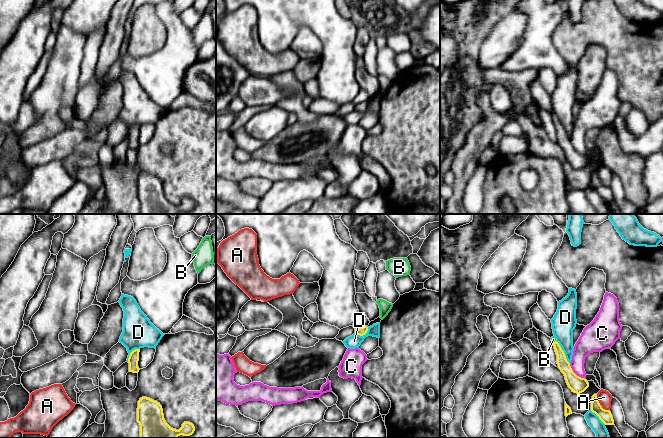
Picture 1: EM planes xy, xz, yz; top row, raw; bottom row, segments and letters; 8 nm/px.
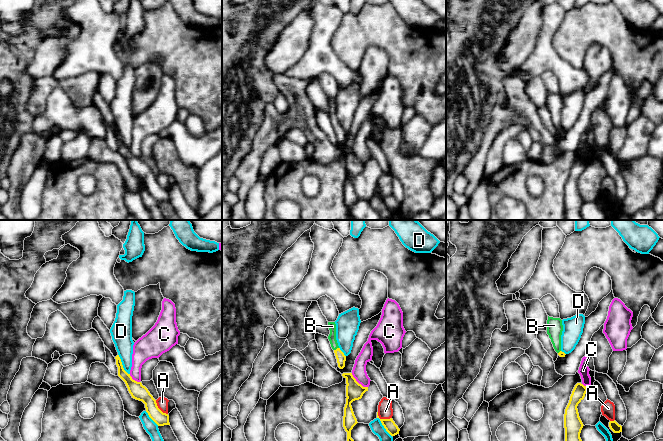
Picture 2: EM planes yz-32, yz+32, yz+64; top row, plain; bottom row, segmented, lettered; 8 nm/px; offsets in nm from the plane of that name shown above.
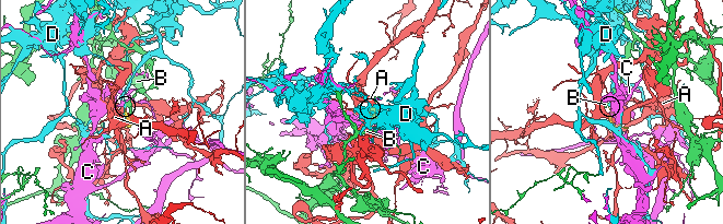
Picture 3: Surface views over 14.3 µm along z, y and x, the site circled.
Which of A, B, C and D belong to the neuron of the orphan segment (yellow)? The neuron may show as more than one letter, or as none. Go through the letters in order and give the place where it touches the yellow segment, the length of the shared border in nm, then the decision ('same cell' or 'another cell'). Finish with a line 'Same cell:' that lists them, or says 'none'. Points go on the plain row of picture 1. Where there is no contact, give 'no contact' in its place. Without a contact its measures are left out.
A: yz (599, 180) | 170 nm | another cell
B: yz (554, 118) | 40 nm | same cell
C: yz (574, 149) | 190 nm | another cell
D: yz (563, 128) | 220 nm | another cell
Same cell: B

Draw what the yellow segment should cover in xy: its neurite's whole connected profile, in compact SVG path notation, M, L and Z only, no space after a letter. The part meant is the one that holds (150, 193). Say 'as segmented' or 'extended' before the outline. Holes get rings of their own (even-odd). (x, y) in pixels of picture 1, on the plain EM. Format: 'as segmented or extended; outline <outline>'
as segmented; outline M147 173L138 177L137 198L140 214L177 214L180 211L190 212L195 207L190 198L184 198L179 206L171 204L164 195L160 179Z

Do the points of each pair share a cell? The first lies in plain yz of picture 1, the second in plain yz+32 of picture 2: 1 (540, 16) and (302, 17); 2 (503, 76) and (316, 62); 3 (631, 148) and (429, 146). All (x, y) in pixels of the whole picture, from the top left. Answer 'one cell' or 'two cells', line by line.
1: two cells
2: two cells
3: one cell

